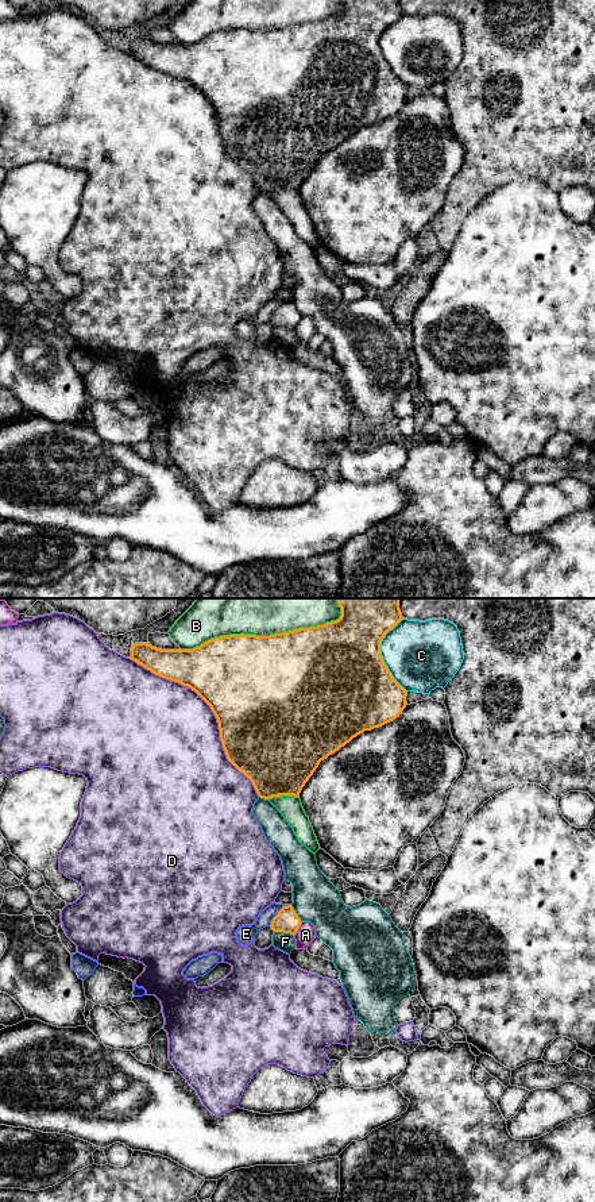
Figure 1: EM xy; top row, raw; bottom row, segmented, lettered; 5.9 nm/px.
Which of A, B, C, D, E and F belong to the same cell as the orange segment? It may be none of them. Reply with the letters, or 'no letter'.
no letter

